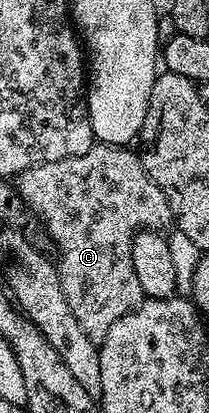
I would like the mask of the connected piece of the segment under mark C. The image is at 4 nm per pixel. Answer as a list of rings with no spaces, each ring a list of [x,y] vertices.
[[[96,143],[89,151],[85,151],[85,155],[73,155],[53,163],[40,163],[32,169],[24,170],[17,177],[18,200],[23,205],[27,204],[47,224],[47,233],[59,252],[57,268],[61,291],[65,291],[65,299],[73,315],[77,315],[81,331],[85,331],[85,335],[89,335],[89,339],[96,343],[105,339],[109,327],[121,319],[121,315],[133,311],[145,300],[141,283],[137,283],[137,274],[133,271],[131,238],[136,231],[163,227],[159,225],[172,220],[171,208],[161,187],[149,179],[142,156],[133,150],[134,148],[121,145]]]

